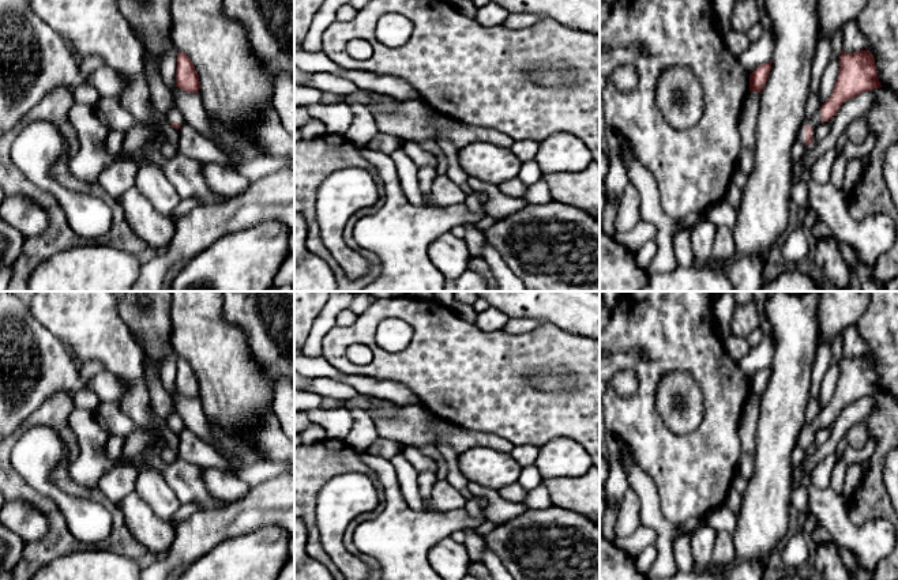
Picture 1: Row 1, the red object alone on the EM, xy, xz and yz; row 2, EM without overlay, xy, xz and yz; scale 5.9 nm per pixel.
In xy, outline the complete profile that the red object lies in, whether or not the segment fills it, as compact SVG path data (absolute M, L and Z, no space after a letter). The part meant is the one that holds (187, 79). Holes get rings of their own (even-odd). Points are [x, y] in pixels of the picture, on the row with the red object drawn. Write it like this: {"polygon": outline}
{"polygon": "M179 52L177 54L176 86L187 93L199 93L200 88L199 76L193 63L183 52Z"}

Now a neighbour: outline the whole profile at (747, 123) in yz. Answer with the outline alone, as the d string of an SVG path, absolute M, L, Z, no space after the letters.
M749 91L739 118L741 150L737 167L745 174L752 173L756 161L756 118L759 113L759 101L760 93Z

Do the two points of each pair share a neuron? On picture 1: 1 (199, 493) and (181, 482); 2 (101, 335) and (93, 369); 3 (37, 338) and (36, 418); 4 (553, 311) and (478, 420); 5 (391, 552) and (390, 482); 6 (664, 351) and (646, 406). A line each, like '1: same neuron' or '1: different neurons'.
1: same neuron
2: different neurons
3: different neurons
4: different neurons
5: same neuron
6: same neuron

